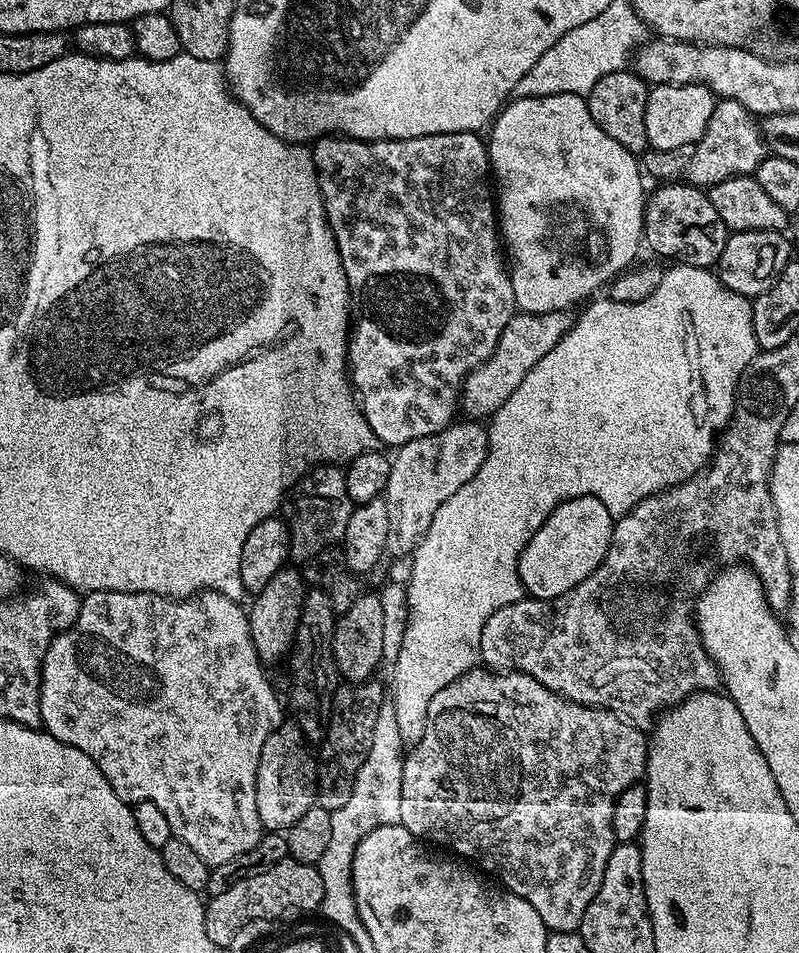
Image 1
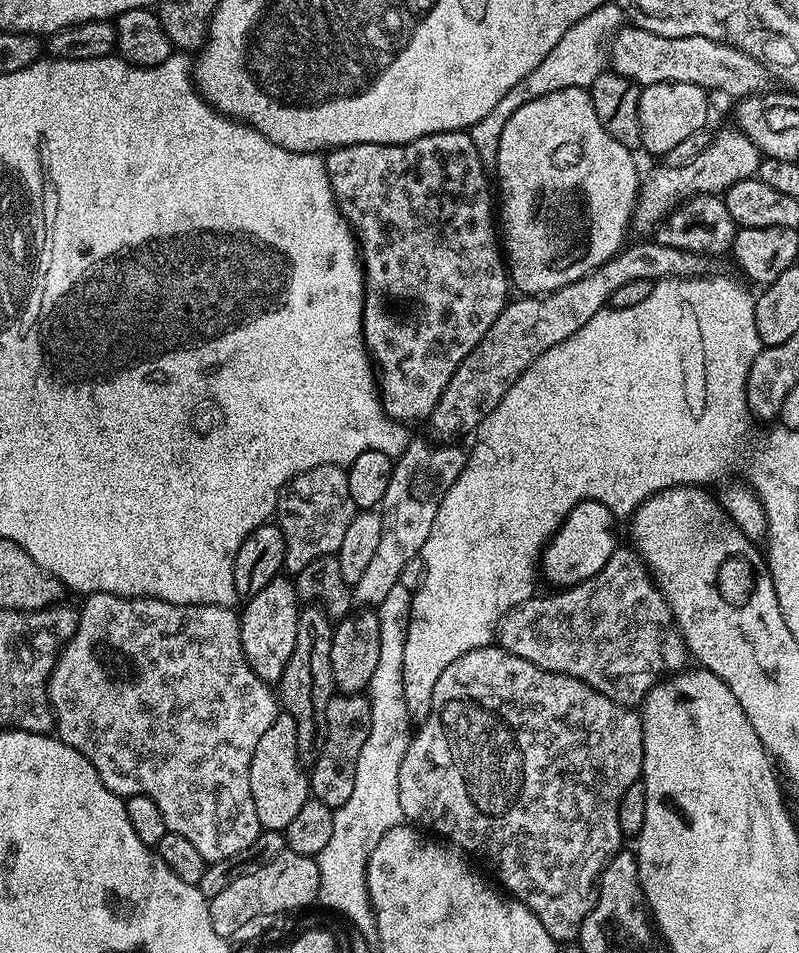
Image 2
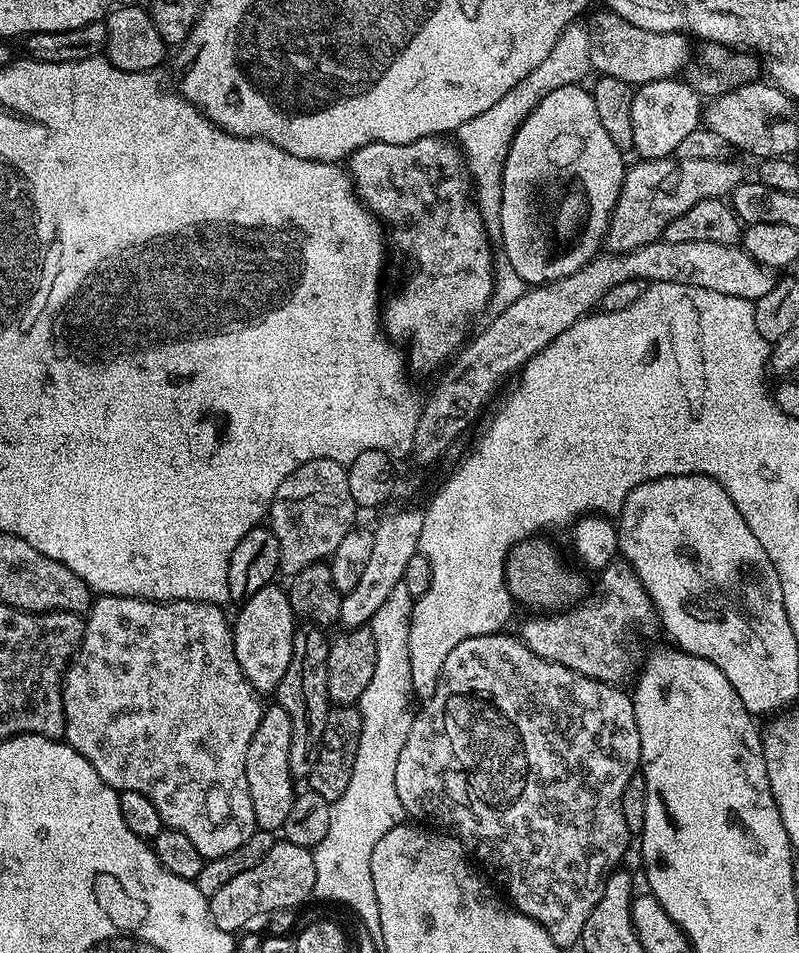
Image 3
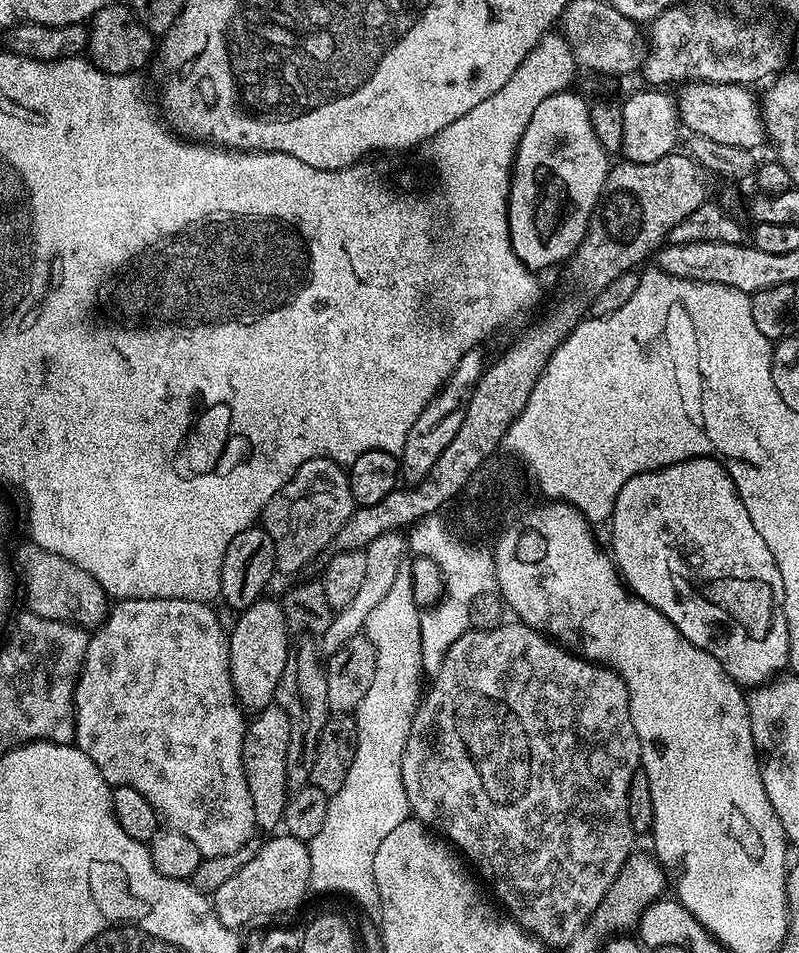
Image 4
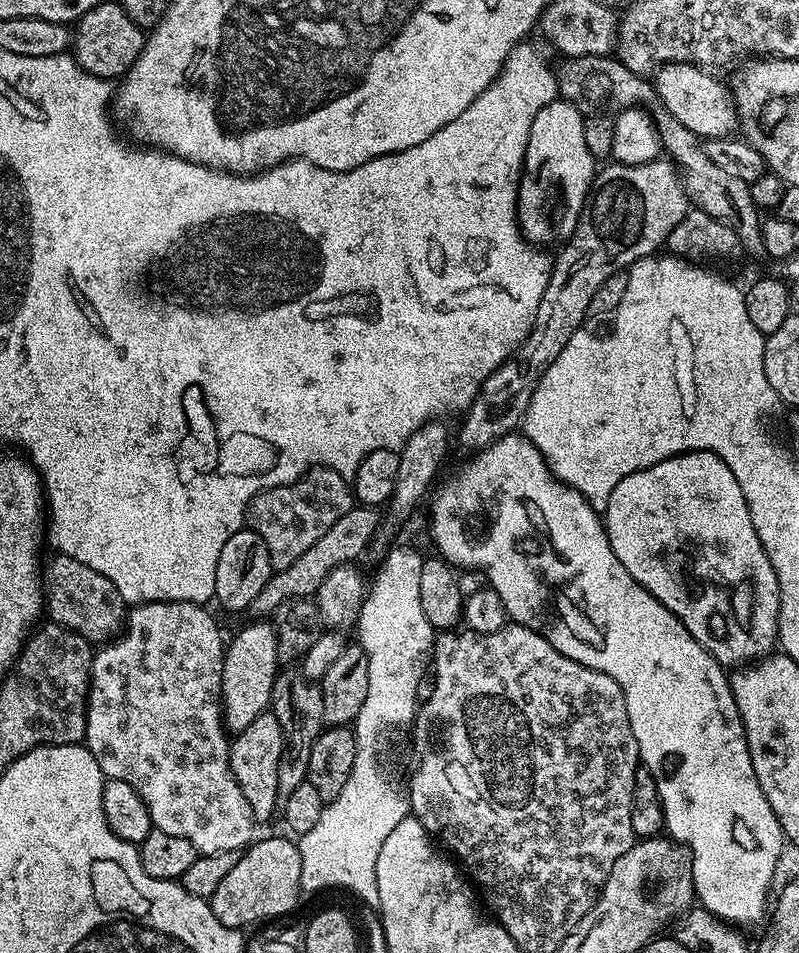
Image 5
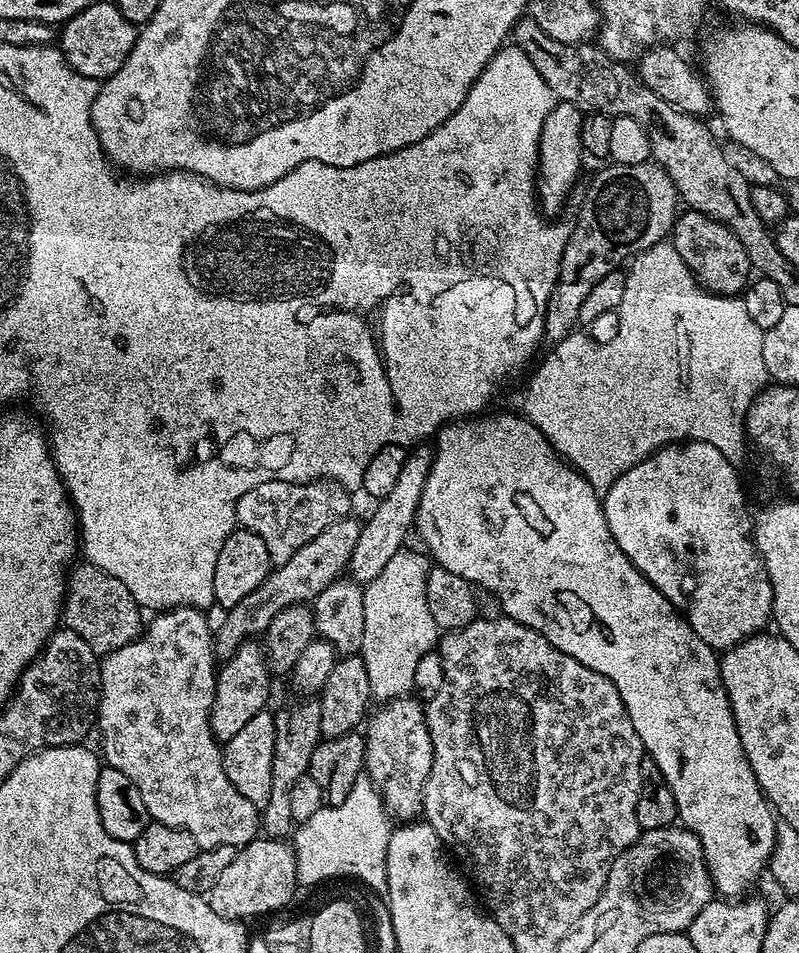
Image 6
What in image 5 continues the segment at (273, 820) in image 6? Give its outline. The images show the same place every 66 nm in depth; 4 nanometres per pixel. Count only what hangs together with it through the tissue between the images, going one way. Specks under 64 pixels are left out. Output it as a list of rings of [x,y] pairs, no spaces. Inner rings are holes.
[[[296,666],[285,667],[273,684],[270,708],[280,719],[284,730],[284,753],[278,770],[278,794],[281,798],[294,794],[294,789],[305,784],[308,779],[310,750],[314,750],[314,742],[325,727],[323,694],[323,687],[313,677],[304,675]]]

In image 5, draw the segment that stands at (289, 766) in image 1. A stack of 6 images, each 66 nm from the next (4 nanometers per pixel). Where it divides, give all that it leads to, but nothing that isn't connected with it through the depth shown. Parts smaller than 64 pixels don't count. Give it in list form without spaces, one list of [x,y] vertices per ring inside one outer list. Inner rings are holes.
[[[267,710],[254,719],[250,726],[235,733],[230,744],[230,764],[238,786],[250,802],[253,821],[268,820],[277,815],[282,798],[278,794],[278,770],[284,753],[284,730],[276,713]]]

